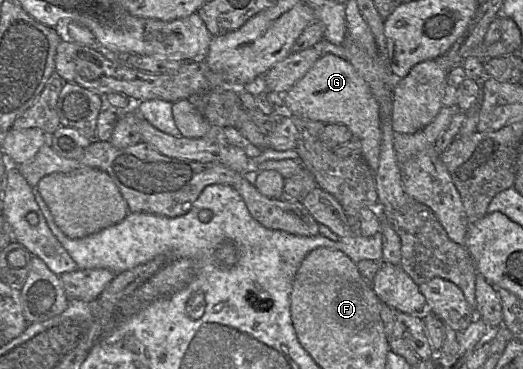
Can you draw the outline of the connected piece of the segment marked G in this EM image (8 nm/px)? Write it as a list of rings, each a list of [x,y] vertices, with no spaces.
[[[334,54],[322,55],[303,78],[283,94],[283,102],[284,110],[292,117],[346,125],[353,138],[361,143],[361,156],[376,172],[381,144],[380,104],[348,60]]]

